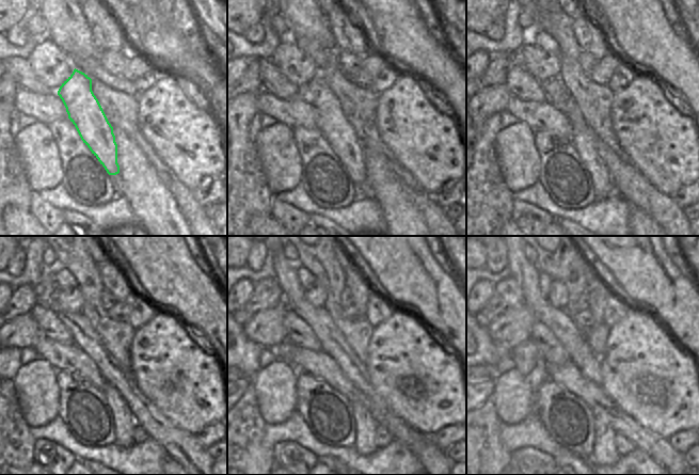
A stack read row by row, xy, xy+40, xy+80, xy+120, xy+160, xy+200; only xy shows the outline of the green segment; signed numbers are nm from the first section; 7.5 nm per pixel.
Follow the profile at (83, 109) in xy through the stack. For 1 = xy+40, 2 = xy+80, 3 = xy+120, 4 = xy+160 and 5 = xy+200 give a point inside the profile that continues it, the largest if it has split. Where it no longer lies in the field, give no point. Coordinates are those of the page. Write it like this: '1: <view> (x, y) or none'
1: xy+40 (332, 123)
2: xy+80 (583, 138)
3: xy+120 (124, 418)
4: xy+160 (366, 425)
5: xy+200 (604, 453)

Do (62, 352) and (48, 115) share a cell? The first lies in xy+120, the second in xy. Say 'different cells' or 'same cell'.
same cell

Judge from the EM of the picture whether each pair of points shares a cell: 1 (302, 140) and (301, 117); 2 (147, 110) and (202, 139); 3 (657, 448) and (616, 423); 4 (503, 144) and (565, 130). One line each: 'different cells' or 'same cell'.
1: different cells
2: same cell
3: same cell
4: different cells

